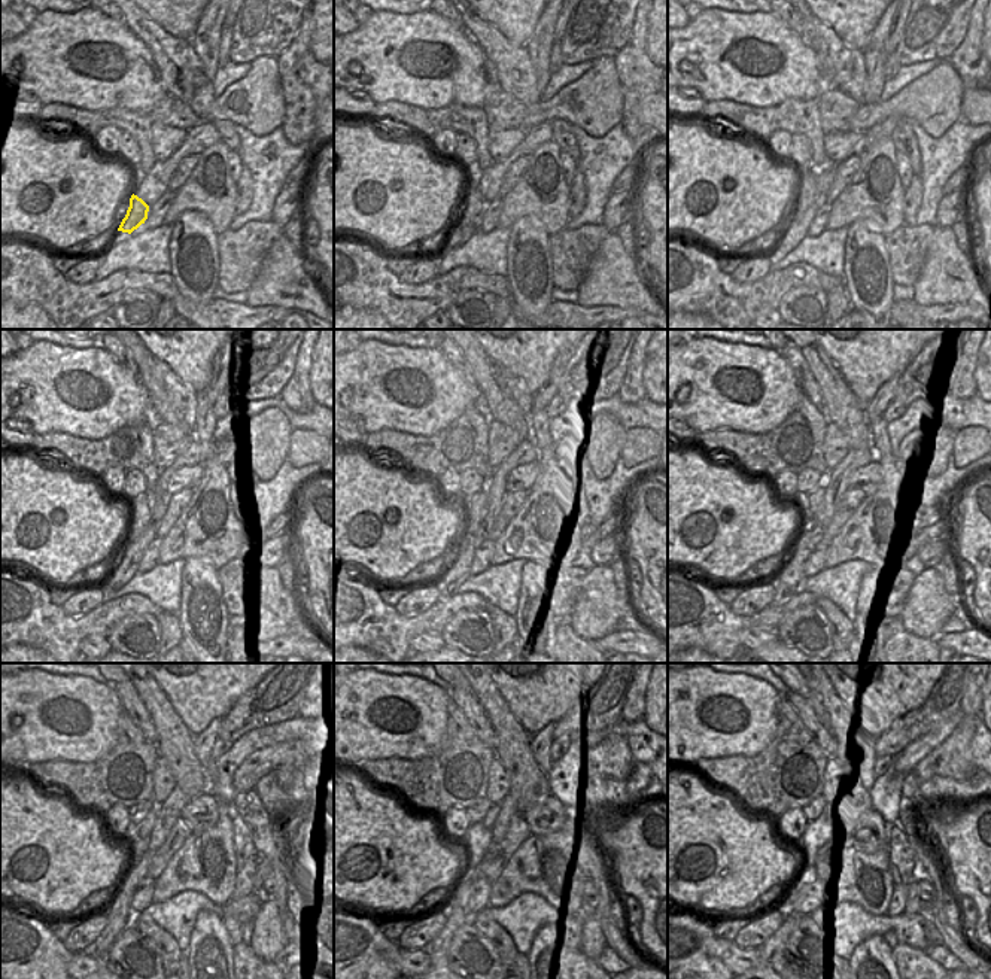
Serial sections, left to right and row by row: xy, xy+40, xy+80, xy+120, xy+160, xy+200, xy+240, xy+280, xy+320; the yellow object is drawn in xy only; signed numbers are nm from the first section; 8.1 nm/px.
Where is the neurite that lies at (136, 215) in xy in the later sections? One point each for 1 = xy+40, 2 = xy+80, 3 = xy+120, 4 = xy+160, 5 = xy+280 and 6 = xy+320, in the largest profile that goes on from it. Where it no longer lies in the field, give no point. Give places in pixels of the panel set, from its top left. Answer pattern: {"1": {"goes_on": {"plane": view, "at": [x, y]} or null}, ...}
{"1": {"goes_on": {"plane": "xy+40", "at": [473, 204]}}, "2": {"goes_on": {"plane": "xy+80", "at": [806, 191]}}, "3": {"goes_on": {"plane": "xy+120", "at": [140, 507]}}, "4": {"goes_on": {"plane": "xy+160", "at": [476, 505]}}, "5": {"goes_on": {"plane": "xy+280", "at": [488, 821]}}, "6": {"goes_on": {"plane": "xy+320", "at": [829, 809]}}}

